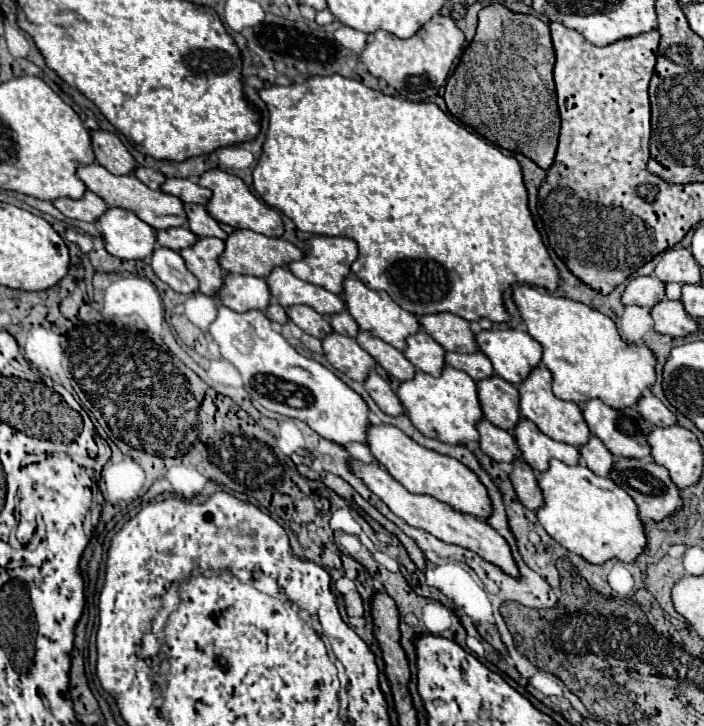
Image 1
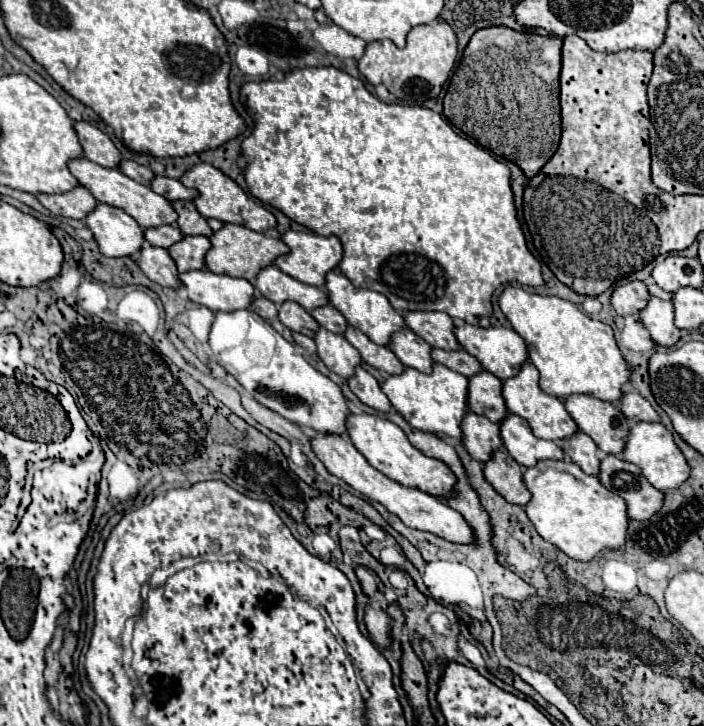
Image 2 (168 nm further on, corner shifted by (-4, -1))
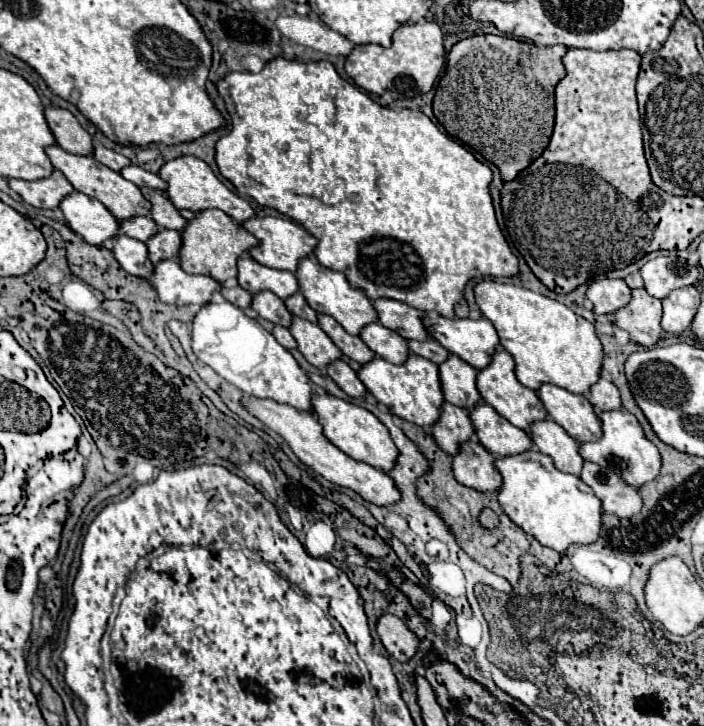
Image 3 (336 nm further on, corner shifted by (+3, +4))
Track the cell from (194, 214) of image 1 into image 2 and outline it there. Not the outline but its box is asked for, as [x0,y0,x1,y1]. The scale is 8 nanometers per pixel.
[172,201,214,237]

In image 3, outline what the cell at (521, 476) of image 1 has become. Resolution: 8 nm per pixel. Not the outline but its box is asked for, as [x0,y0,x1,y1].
[453,436,501,494]

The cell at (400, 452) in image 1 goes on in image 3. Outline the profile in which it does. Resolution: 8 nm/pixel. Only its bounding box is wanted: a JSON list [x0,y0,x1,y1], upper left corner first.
[311,392,397,470]

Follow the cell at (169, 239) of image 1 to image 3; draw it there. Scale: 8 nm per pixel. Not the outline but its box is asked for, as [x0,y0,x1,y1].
[119,216,157,242]

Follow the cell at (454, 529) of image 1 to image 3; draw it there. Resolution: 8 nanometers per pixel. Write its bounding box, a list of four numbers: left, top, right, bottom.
[241,396,399,506]

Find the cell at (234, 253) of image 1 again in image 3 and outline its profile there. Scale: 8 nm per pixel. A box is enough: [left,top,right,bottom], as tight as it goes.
[179,208,259,284]

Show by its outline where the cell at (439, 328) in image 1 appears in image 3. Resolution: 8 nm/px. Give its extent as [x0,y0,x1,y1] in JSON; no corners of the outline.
[373,298,429,340]

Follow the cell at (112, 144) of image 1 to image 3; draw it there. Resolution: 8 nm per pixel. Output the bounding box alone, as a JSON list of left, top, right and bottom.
[45,108,93,154]

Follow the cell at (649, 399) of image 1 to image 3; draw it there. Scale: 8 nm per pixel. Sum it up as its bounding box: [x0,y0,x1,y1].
[587,378,621,412]

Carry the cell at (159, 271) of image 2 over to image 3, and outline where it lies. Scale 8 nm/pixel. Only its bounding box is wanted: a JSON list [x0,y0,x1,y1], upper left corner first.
[111,232,153,278]

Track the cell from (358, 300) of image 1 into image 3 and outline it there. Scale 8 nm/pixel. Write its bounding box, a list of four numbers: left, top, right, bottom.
[295,258,377,334]

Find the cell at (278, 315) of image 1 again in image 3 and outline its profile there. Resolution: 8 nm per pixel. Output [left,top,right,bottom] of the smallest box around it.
[219,286,251,310]

